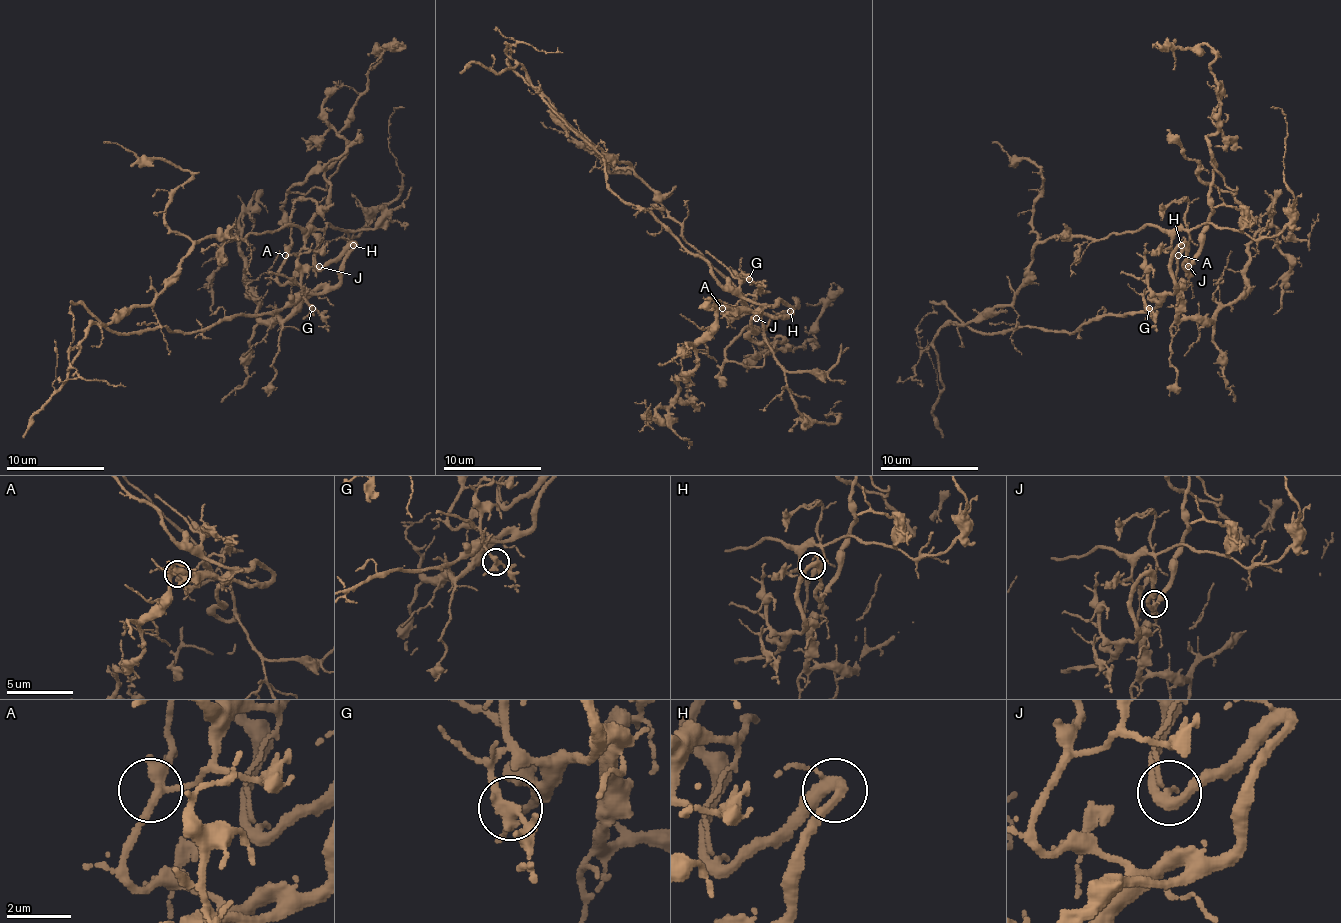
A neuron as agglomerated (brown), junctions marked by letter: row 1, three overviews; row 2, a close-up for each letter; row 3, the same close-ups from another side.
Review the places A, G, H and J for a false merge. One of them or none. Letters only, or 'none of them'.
J

